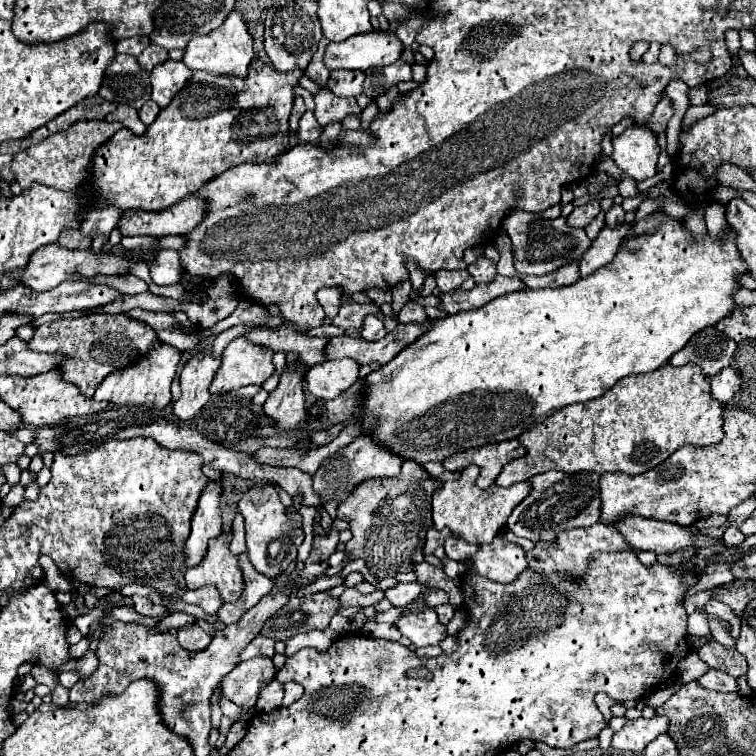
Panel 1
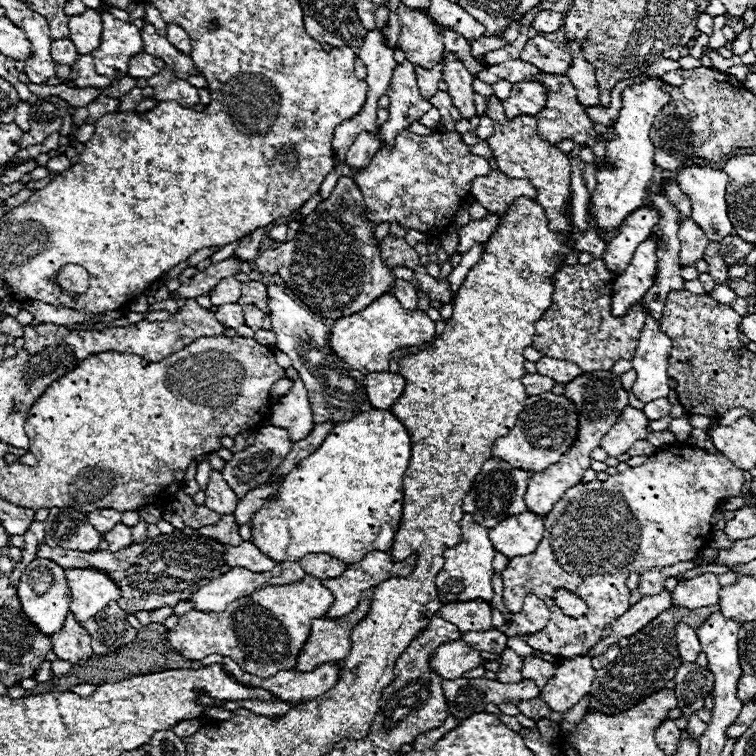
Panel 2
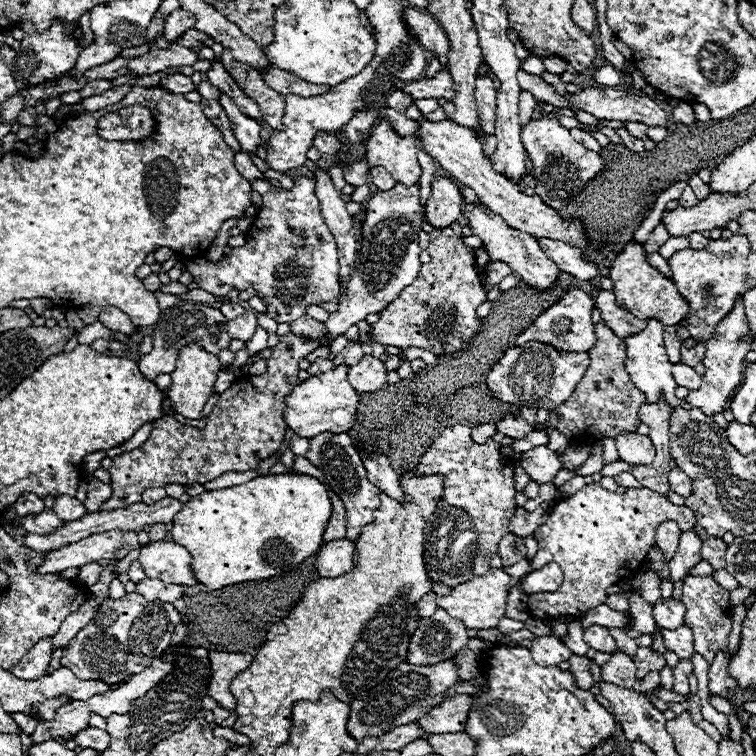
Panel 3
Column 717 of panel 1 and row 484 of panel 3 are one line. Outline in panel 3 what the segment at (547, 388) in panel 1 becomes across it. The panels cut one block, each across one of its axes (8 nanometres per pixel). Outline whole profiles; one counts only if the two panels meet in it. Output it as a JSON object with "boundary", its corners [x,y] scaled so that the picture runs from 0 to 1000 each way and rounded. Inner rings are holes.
{"boundary":[[[354,627],[317,643],[280,648],[251,659],[251,664],[246,664],[228,688],[228,709],[233,720],[254,730],[254,751],[262,770],[275,778],[296,778],[323,767],[349,767],[368,762],[418,733],[437,683],[439,664],[423,635],[402,627]]]}

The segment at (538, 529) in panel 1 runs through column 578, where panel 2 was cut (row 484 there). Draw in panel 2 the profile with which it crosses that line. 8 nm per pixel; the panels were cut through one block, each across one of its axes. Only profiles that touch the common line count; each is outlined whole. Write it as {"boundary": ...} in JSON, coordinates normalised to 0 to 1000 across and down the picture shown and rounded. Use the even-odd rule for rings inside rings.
{"boundary":[[[648,606],[640,611],[635,627],[630,630],[630,635],[624,640],[624,648],[614,659],[611,675],[616,680],[624,680],[630,693],[638,693],[643,698],[653,698],[661,688],[698,675],[696,664],[693,664],[693,653],[696,653],[696,643],[701,638],[701,630],[704,630],[704,624],[672,619],[672,614],[667,614],[664,608]]]}

